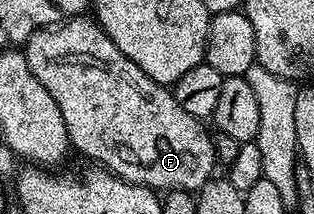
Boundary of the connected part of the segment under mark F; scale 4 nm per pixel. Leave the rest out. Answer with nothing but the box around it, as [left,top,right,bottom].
[22,17,218,193]

